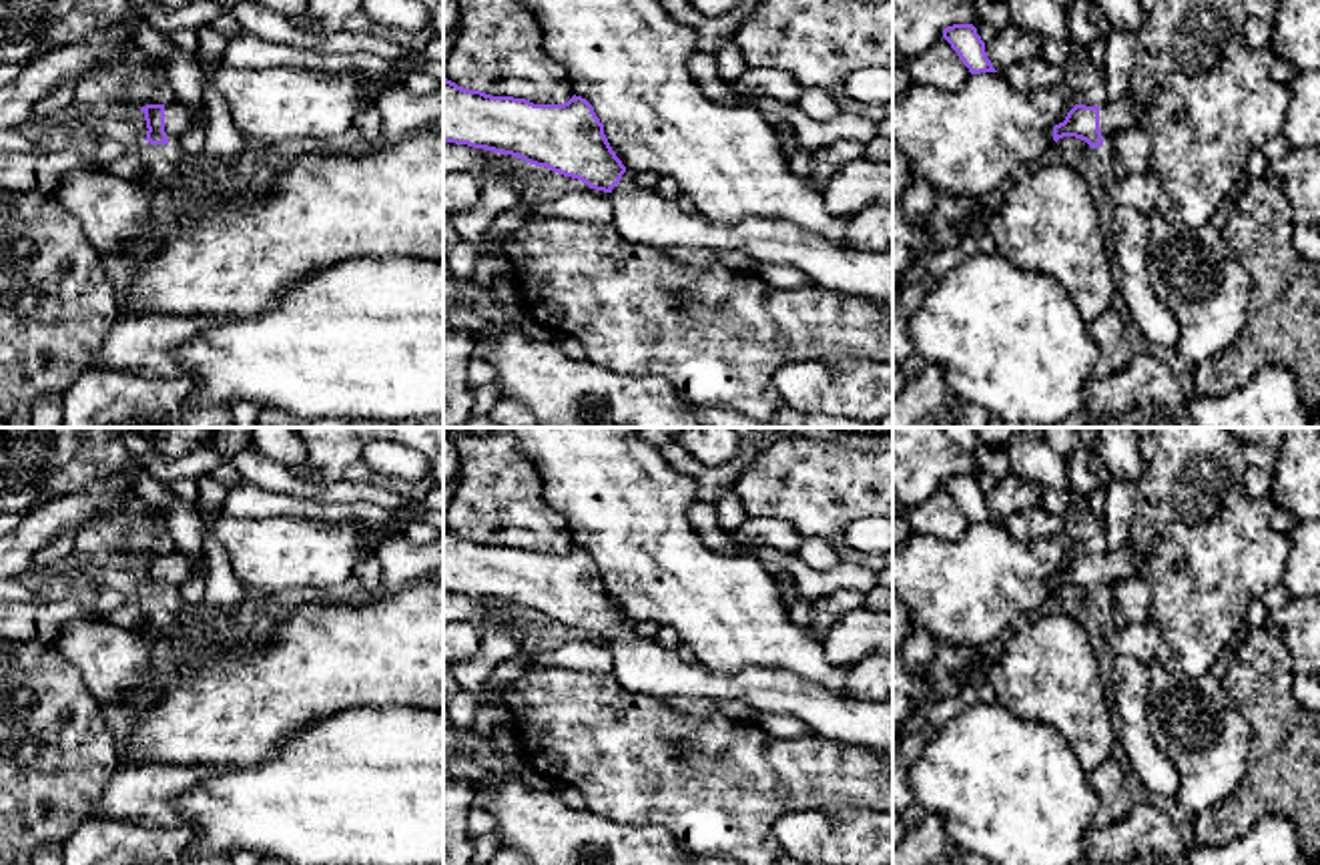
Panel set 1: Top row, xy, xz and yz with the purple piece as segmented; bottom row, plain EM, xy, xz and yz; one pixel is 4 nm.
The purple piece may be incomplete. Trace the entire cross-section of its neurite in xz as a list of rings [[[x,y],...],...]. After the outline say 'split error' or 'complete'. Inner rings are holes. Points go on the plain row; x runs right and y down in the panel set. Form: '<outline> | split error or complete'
[[[443,528],[443,592],[512,604],[608,642],[618,682],[648,698],[742,700],[760,714],[792,716],[837,745],[893,755],[891,700],[837,696],[782,668],[718,676],[698,660],[682,660],[676,650],[640,638],[612,600],[594,556],[582,546],[574,544],[564,554],[534,554]]] | split error

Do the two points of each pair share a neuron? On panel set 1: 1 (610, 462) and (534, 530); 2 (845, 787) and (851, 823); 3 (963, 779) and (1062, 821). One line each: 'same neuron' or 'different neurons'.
1: different neurons
2: different neurons
3: same neuron

